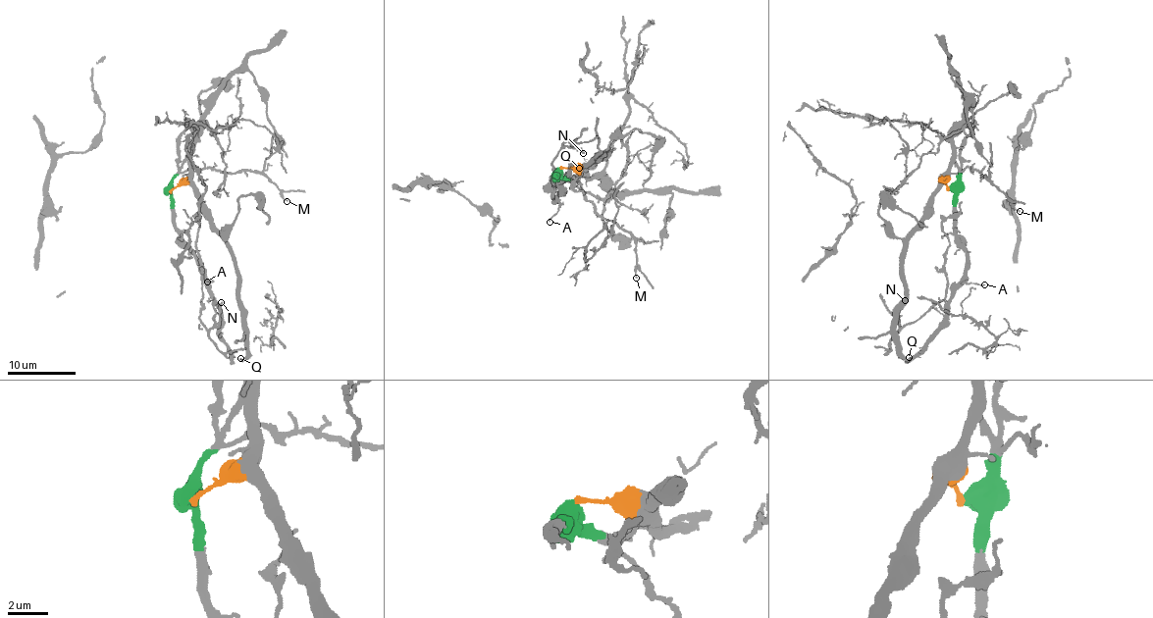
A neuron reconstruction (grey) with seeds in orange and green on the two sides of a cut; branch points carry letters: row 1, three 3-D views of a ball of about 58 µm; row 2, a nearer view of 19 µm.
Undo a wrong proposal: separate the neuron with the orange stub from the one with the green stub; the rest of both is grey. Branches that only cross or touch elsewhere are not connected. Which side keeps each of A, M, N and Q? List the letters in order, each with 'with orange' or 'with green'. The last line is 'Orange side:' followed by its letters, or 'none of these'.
A: with green
M: with green
N: with green
Q: with orange
Orange side: Q

